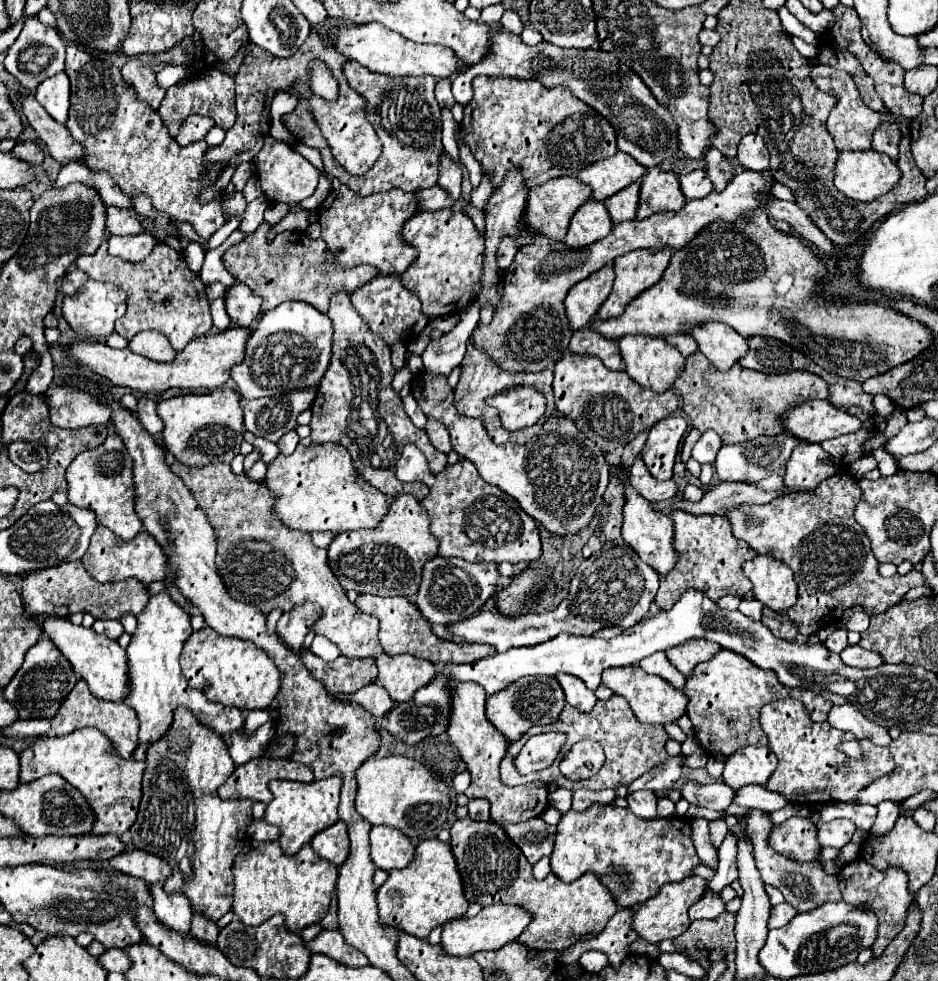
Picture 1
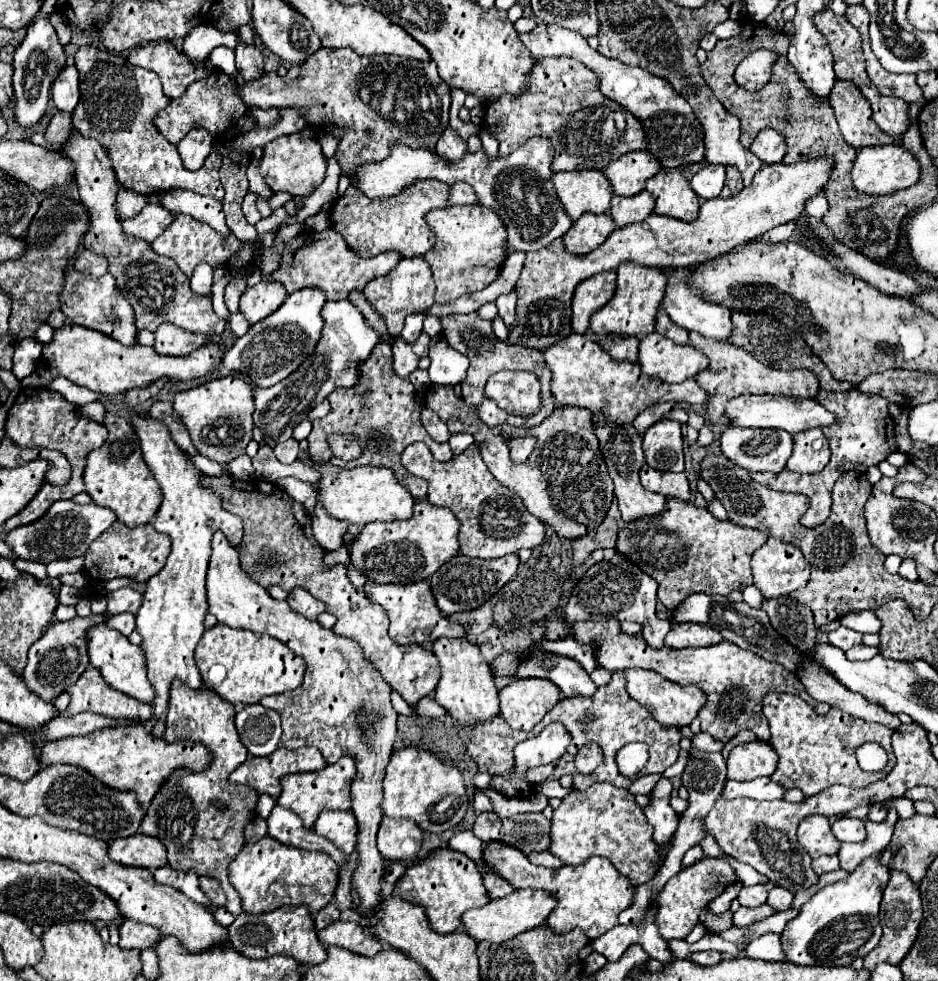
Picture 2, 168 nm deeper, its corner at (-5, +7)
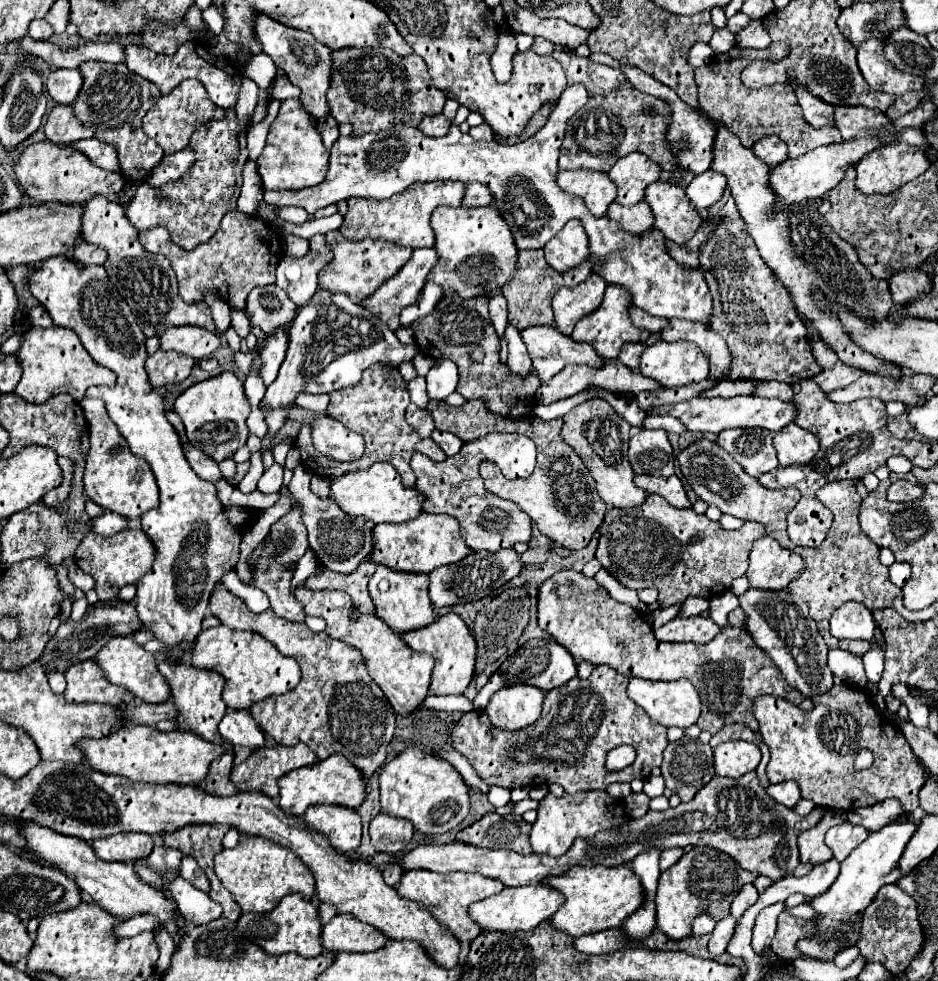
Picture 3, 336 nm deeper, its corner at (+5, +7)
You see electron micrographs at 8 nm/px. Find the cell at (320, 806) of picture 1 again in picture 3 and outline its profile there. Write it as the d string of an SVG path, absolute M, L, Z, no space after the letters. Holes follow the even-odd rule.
M333 754L327 760L319 760L311 766L297 768L279 778L279 808L291 816L303 816L309 806L315 804L337 804L347 808L357 808L367 796L367 784L361 780L359 770L349 764L341 754Z

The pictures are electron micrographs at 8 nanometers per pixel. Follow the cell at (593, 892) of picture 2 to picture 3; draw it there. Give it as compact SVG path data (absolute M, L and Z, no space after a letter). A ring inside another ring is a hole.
M573 866L561 876L545 878L543 884L559 890L565 896L565 904L553 914L551 924L555 930L561 930L573 938L619 928L621 920L625 920L633 910L637 910L637 906L641 906L641 882L637 876L633 876L629 866Z

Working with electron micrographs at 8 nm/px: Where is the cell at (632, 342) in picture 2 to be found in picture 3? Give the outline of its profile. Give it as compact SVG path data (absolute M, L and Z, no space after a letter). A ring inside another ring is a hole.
M639 342L623 344L623 348L621 348L621 352L619 352L617 358L619 358L619 362L625 364L627 368L637 370L637 366L639 366L639 356L641 356L643 348L645 348L645 344L639 344Z

